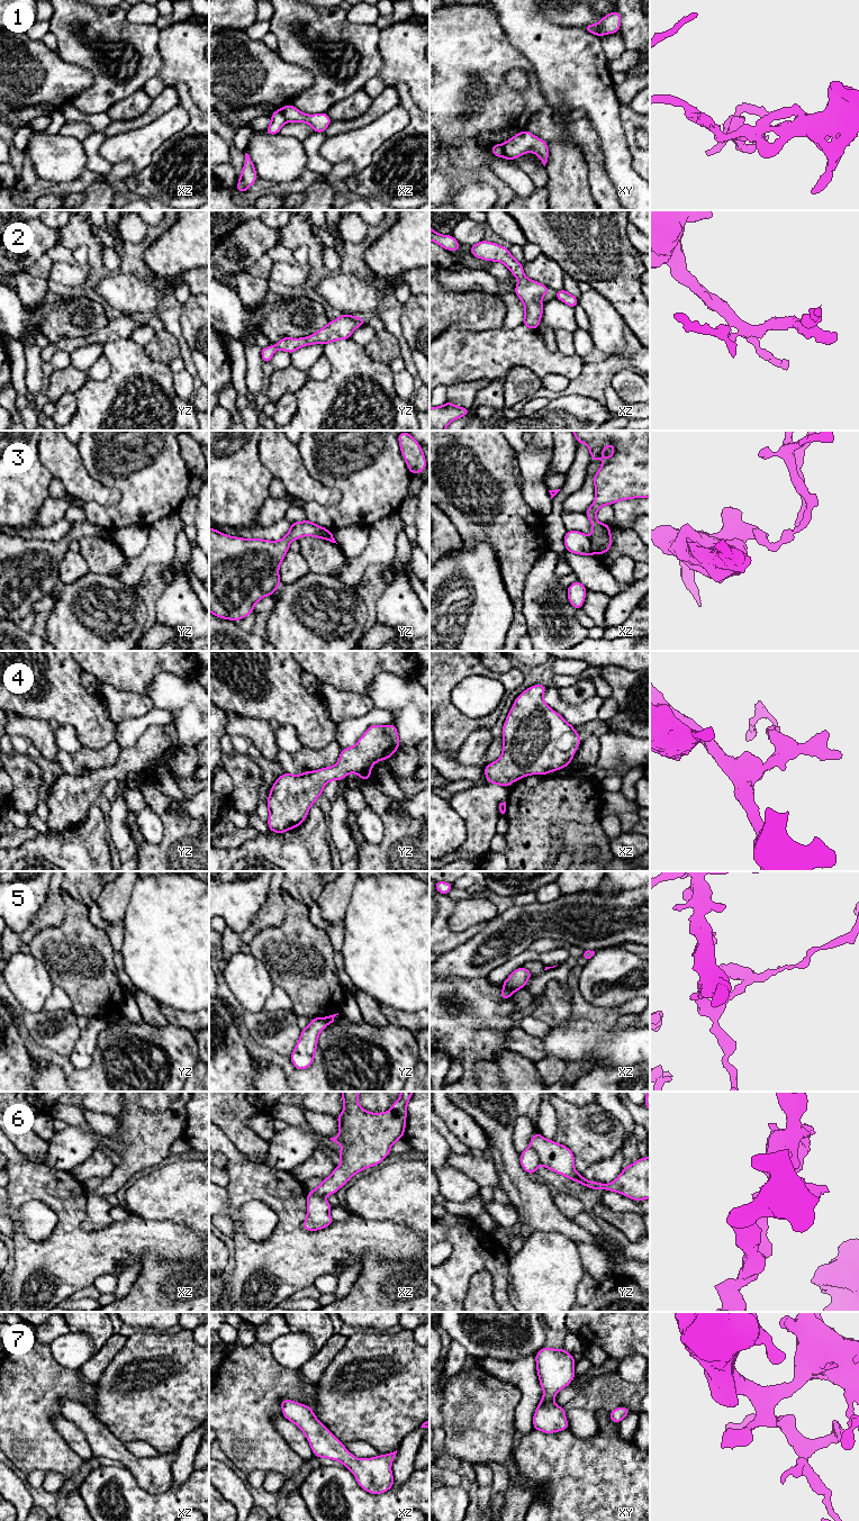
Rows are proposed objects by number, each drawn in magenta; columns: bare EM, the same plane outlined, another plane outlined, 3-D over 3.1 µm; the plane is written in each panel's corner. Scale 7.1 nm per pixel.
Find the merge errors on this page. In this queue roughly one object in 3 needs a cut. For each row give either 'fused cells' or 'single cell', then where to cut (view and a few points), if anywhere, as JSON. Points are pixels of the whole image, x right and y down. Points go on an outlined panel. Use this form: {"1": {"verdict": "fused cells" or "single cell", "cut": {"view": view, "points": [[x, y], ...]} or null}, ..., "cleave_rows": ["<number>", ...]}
{"1": {"verdict": "fused cells", "cut": {"view": "xy", "points": [[502, 144], [504, 156]]}}, "2": {"verdict": "single cell", "cut": null}, "3": {"verdict": "fused cells", "cut": {"view": "xz", "points": [[588, 537], [594, 553]]}}, "4": {"verdict": "single cell", "cut": null}, "5": {"verdict": "fused cells", "cut": {"view": "xz", "points": [[504, 987], [514, 990]]}}, "6": {"verdict": "fused cells", "cut": {"view": "yz", "points": [[530, 1146], [535, 1151], [541, 1164]]}}, "7": {"verdict": "single cell", "cut": null}, "cleave_rows": ["1", "3", "5", "6"]}

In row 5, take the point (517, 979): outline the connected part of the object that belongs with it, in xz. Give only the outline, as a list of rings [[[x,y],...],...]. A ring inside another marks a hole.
[[[524,967],[514,970],[509,977],[501,984],[504,988],[509,988],[514,992],[525,987],[525,984],[533,975]]]

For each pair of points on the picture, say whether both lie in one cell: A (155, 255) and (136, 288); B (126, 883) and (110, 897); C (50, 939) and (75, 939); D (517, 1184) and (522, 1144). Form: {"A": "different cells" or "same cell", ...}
{"A": "different cells", "B": "same cell", "C": "same cell", "D": "different cells"}

